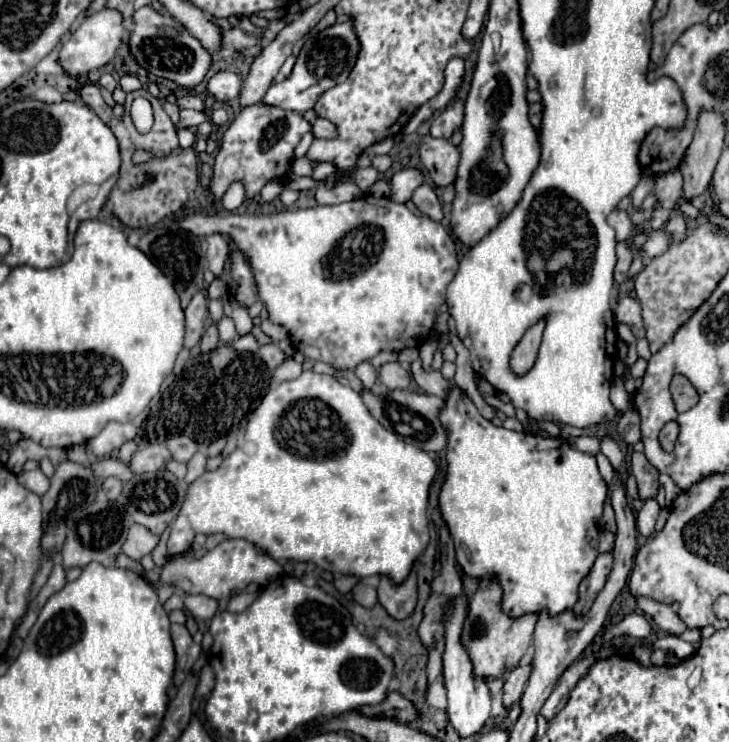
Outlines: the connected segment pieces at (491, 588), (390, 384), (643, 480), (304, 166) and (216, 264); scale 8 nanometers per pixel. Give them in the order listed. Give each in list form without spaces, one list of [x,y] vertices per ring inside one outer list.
[[[496,580],[482,586],[480,592],[476,592],[468,602],[468,616],[462,626],[462,636],[460,636],[460,642],[464,644],[468,658],[472,660],[474,676],[486,682],[494,678],[502,678],[504,672],[510,672],[512,668],[518,666],[520,658],[530,648],[532,632],[538,620],[536,614],[526,614],[516,620],[506,616],[500,608],[500,598],[502,598],[502,588],[498,586]]]
[[[400,362],[384,364],[378,372],[380,372],[380,374],[378,374],[380,384],[386,386],[388,390],[394,390],[394,388],[408,390],[408,386],[410,386],[410,372],[408,372]]]
[[[642,452],[632,454],[632,474],[638,482],[638,496],[640,500],[654,498],[658,494],[658,470],[648,462],[648,458]]]
[[[302,156],[302,158],[294,160],[292,172],[294,172],[296,176],[312,176],[312,164],[310,164],[308,156]]]
[[[216,234],[206,236],[206,242],[208,242],[208,250],[206,250],[208,268],[214,272],[214,276],[220,276],[228,256],[228,242],[226,238],[216,238]]]

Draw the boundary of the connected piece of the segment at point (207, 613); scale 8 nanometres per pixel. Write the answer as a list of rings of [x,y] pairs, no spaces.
[[[186,594],[184,596],[184,606],[186,610],[190,610],[190,614],[194,618],[212,618],[218,612],[218,602],[208,598],[208,596],[194,596],[194,594]]]

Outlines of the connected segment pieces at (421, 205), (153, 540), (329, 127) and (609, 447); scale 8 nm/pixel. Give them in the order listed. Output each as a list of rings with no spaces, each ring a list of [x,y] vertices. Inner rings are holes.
[[[422,184],[420,188],[416,188],[416,192],[414,192],[414,196],[412,196],[412,202],[418,206],[418,210],[422,212],[422,214],[426,214],[430,220],[436,220],[436,222],[440,222],[442,220],[442,204],[440,204],[440,200],[438,200],[438,196],[434,194],[434,190],[432,190],[432,186],[428,186],[428,184]]]
[[[132,524],[122,552],[134,560],[140,560],[142,556],[150,554],[156,544],[158,544],[158,536],[154,536],[148,528],[144,528],[140,524]]]
[[[316,118],[316,122],[312,124],[312,134],[314,138],[334,138],[336,126],[326,118]]]
[[[612,434],[602,436],[602,438],[600,438],[600,444],[602,444],[602,454],[608,456],[608,460],[612,462],[612,466],[618,470],[620,464],[622,464],[622,460],[624,460],[624,454],[620,452],[620,448],[618,448],[614,436],[612,436]]]

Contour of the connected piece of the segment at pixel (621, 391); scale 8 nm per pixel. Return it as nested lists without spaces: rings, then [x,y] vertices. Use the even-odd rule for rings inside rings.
[[[616,378],[611,384],[610,400],[618,412],[626,412],[634,406],[632,396],[625,390],[624,382],[620,378]]]

